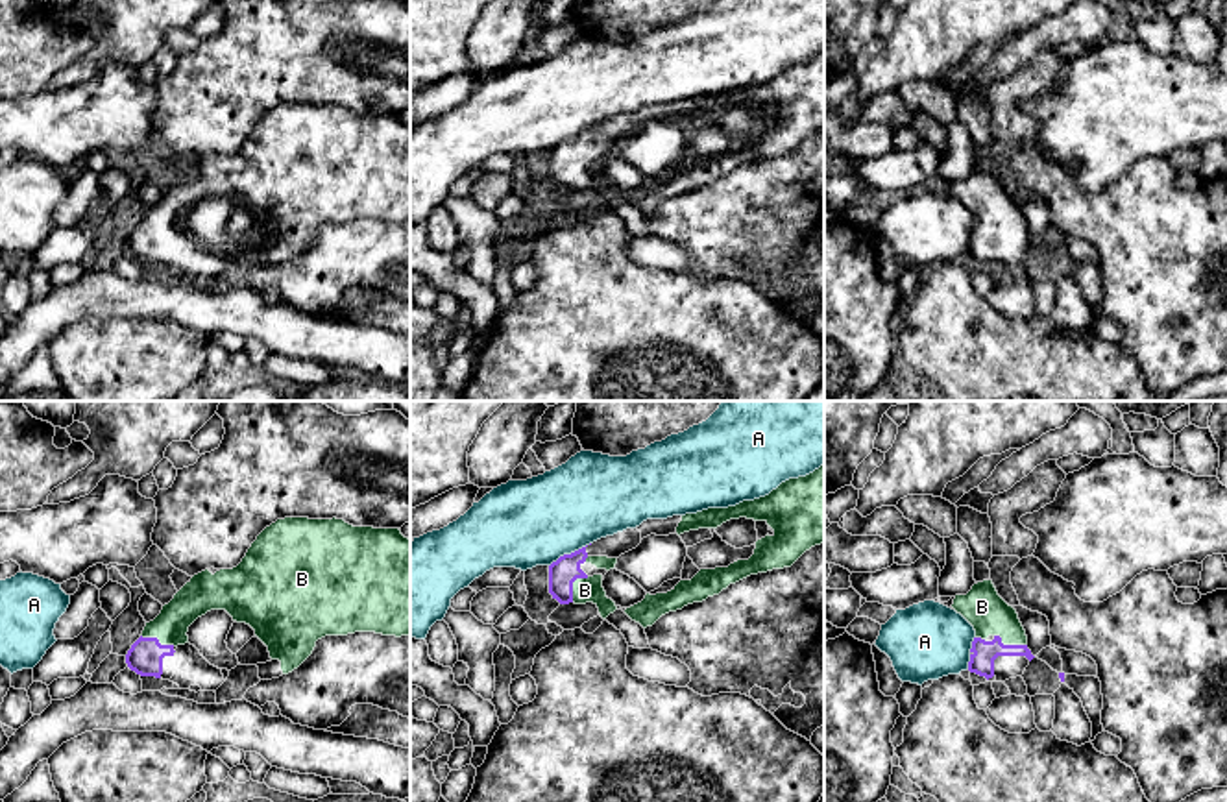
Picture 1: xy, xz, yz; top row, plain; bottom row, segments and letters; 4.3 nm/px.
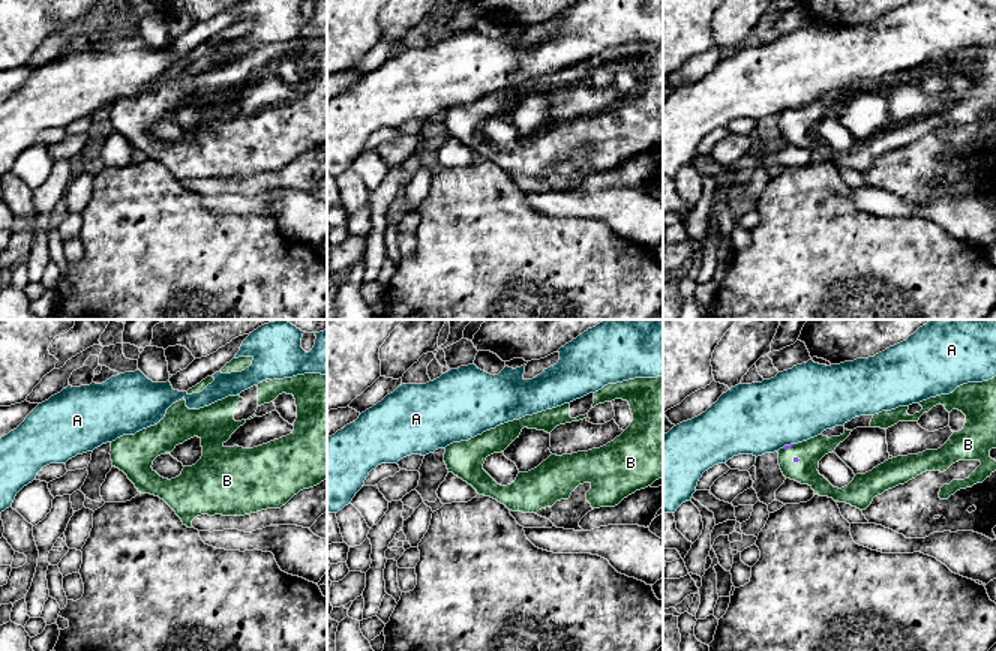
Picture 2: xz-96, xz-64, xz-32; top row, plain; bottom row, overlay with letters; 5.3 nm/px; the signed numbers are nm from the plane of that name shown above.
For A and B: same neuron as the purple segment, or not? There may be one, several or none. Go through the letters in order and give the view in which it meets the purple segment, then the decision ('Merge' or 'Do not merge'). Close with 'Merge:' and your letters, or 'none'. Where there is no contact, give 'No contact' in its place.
A: Touches purple in xz. Do not merge
B: Touches purple in yz. Merge
Merge: B

